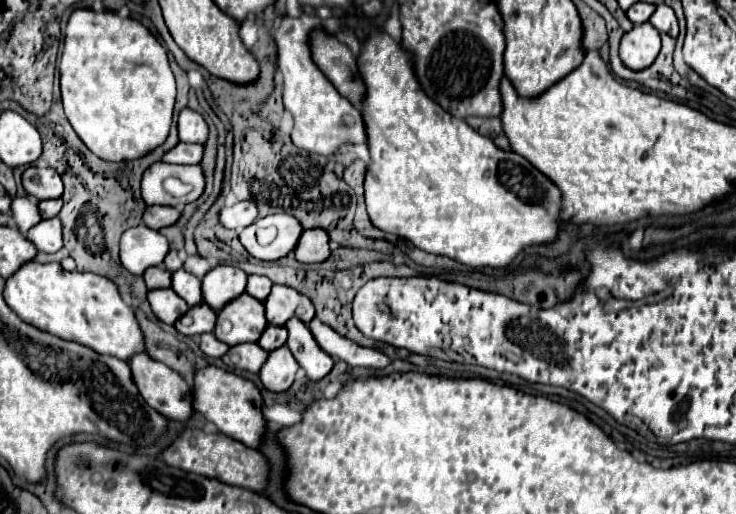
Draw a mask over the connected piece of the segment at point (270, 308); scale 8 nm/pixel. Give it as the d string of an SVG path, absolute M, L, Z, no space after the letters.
M273 285L265 301L265 317L271 325L285 325L291 317L297 315L301 307L303 307L303 323L309 323L315 317L315 309L309 297L285 285Z

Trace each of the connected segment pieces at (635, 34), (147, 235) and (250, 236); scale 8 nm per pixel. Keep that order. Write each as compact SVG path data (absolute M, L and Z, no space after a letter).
M641 23L621 37L619 57L625 67L641 71L655 61L659 49L661 49L659 31L651 23Z
M147 225L131 227L121 235L119 243L121 265L133 275L143 275L147 267L161 265L167 251L169 251L167 239L159 231L149 229Z
M267 215L245 227L239 241L255 259L275 261L293 251L301 231L299 221L291 215Z

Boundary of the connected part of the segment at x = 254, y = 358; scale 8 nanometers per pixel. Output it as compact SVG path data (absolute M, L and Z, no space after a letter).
M241 343L241 345L231 347L227 351L227 355L223 355L221 359L223 359L223 363L227 367L243 369L243 371L249 371L249 373L257 373L259 367L267 359L267 351L263 351L257 343Z

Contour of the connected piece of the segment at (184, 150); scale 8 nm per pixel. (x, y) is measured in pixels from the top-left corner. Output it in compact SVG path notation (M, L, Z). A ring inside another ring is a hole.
M177 143L171 151L163 155L163 163L183 163L183 165L195 165L201 161L203 155L203 145L187 145L187 143Z

